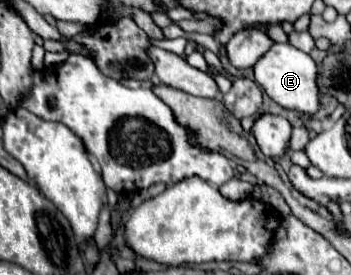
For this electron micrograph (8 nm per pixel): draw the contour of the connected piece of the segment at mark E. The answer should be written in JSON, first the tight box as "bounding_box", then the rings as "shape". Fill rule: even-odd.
{"bounding_box":[253,43,319,115],"shape":[[[273,43],[271,49],[265,55],[261,55],[261,59],[253,65],[253,73],[255,81],[263,87],[263,91],[279,105],[299,111],[303,115],[311,115],[319,109],[319,93],[315,81],[317,65],[307,53],[293,47],[291,43]]]}

